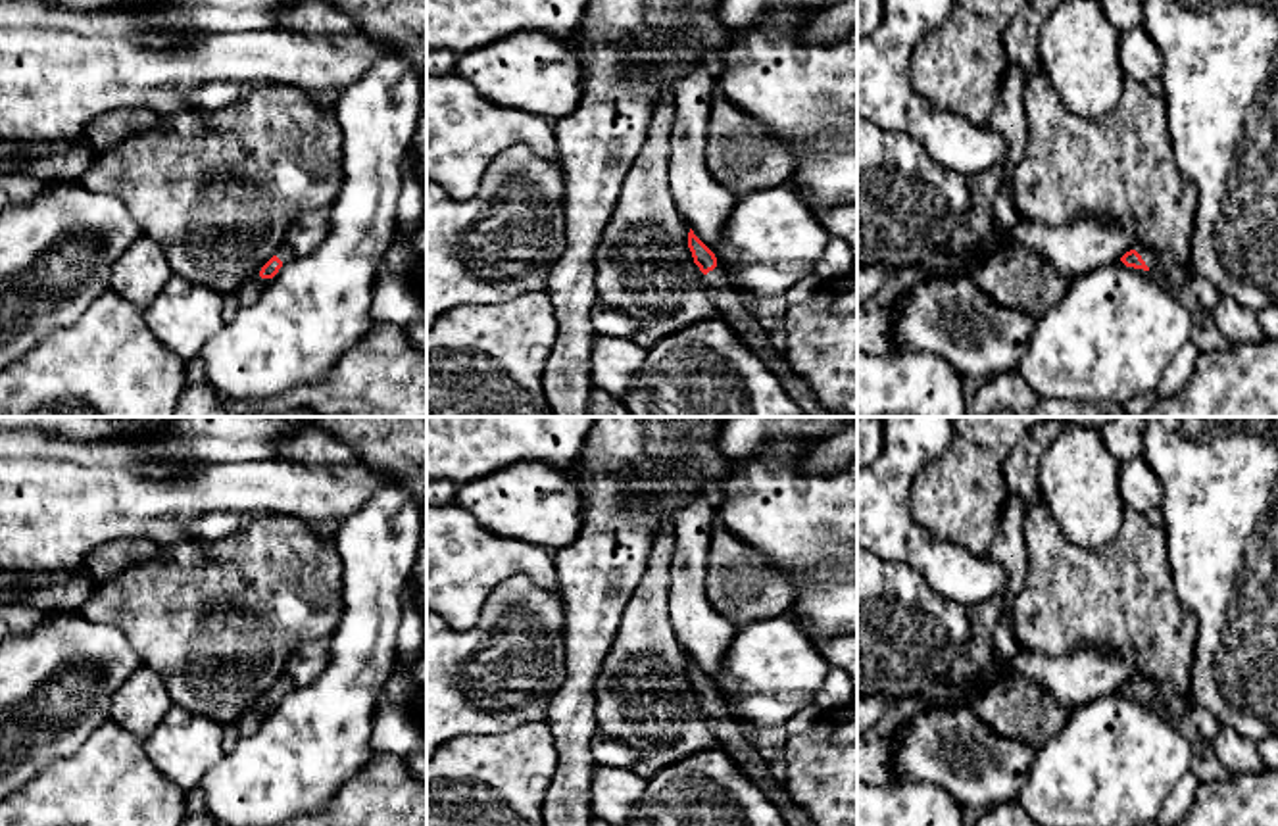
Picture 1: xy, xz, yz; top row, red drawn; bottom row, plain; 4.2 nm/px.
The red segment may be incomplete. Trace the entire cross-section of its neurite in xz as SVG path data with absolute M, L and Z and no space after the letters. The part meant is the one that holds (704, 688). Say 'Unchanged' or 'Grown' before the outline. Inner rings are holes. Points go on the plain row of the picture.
Grown. M688 663L688 678L694 693L705 705L709 730L715 736L715 747L725 751L730 761L780 809L790 826L817 826L811 816L790 797L778 782L771 765L748 741L744 726L730 718L717 699L715 684L694 665Z

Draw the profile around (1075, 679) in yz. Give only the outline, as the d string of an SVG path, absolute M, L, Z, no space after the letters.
M1022 649L1007 668L1034 680L1069 711L1118 692L1126 682L1136 680L1132 663L1097 649L1080 649L1061 657Z

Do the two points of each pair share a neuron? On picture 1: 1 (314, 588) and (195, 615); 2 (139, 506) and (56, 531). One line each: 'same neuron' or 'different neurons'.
1: same neuron
2: same neuron

